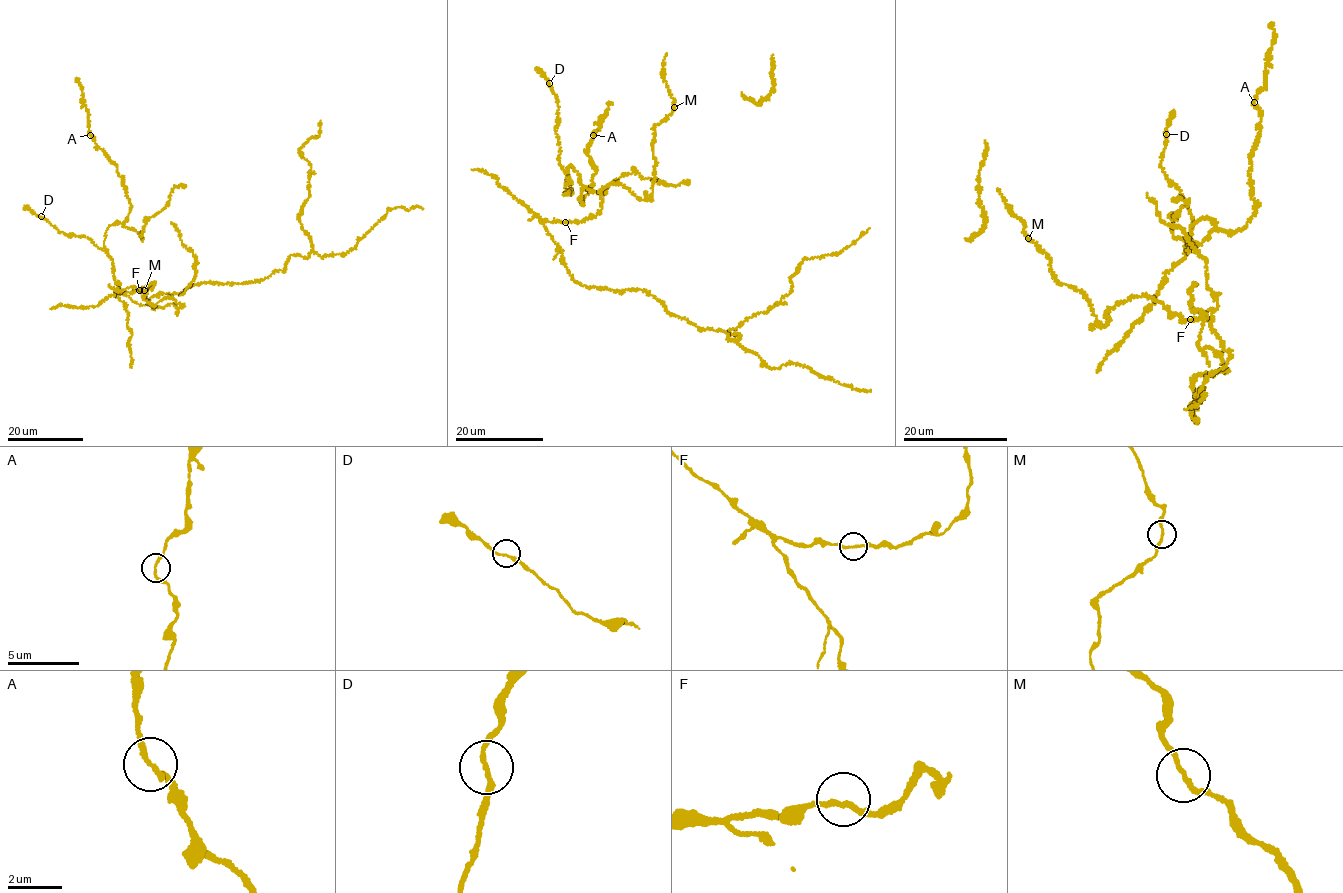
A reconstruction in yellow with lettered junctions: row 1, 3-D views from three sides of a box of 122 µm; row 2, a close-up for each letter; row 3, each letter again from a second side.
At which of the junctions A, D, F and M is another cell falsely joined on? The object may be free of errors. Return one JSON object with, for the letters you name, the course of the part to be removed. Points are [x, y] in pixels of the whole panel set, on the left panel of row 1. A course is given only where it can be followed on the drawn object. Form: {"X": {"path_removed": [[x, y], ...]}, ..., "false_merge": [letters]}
{"false_merge": []}

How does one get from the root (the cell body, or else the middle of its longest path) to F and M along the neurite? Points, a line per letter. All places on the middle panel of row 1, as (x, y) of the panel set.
F: (561, 251), (542, 220), (565, 222)
M: (561, 251), (542, 220), (593, 218), (600, 190), (610, 184), (650, 198), (654, 128), (674, 107)

